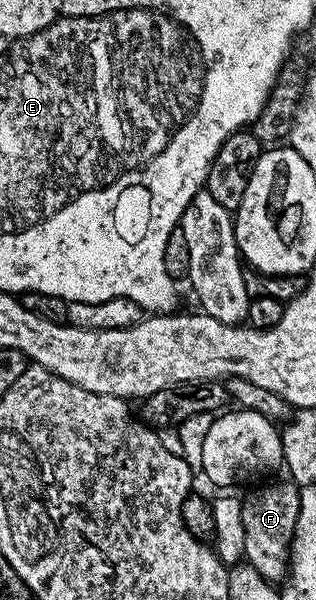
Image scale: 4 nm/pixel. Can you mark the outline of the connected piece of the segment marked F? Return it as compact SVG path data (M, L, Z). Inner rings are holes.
M291 481L268 483L248 496L243 496L240 508L242 530L246 532L244 559L247 566L258 569L258 573L262 573L262 577L266 577L269 583L279 584L288 573L292 539L296 536L300 512L300 487Z

